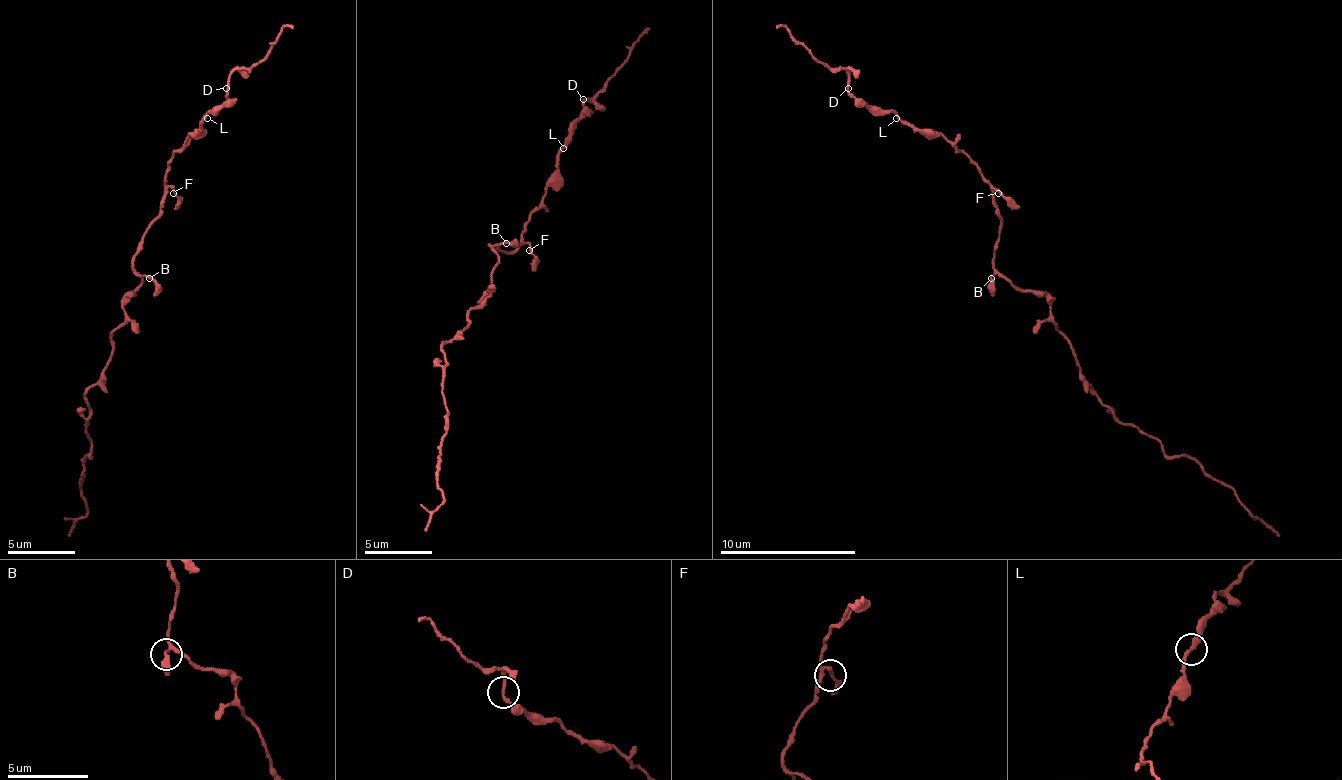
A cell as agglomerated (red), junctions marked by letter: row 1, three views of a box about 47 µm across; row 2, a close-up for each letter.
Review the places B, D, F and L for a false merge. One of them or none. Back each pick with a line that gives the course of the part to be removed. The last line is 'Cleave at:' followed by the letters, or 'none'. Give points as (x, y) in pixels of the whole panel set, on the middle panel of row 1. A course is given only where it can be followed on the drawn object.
Cleave at: none

